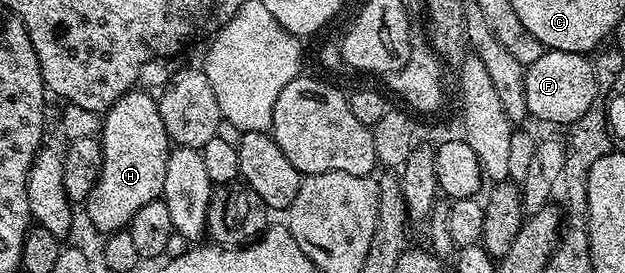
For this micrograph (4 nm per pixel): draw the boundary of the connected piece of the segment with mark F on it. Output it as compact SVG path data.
M557 49L545 51L533 65L525 68L524 86L529 114L533 118L536 116L540 121L549 121L552 125L563 127L569 127L586 114L598 96L593 62L583 53Z

